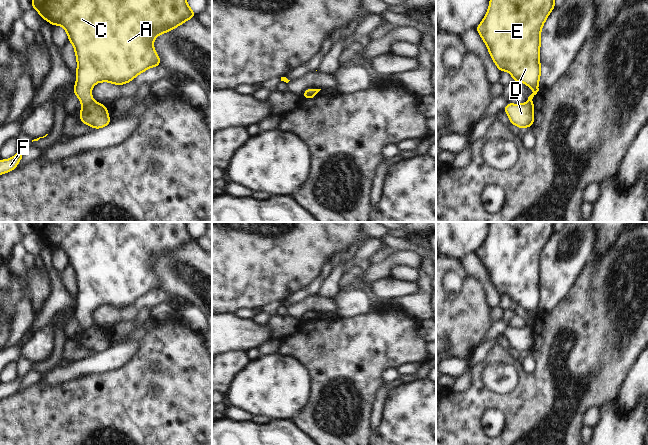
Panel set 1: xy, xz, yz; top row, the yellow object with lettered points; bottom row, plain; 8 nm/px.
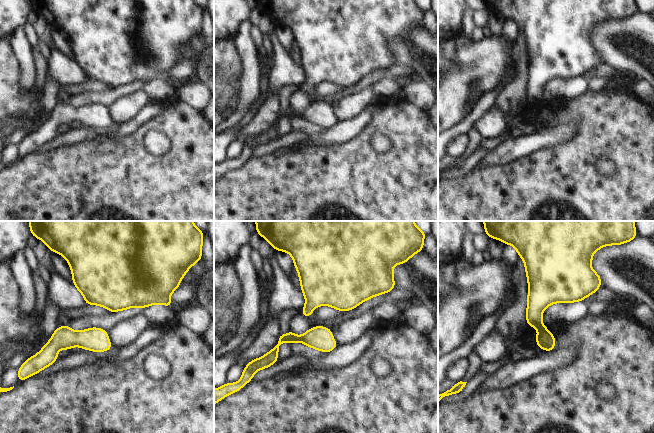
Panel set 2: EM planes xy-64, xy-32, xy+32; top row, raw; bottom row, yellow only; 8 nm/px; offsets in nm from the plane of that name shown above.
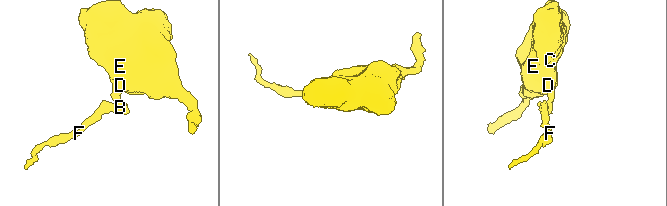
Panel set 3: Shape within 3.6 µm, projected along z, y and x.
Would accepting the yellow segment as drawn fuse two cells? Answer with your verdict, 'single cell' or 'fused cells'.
fused cells

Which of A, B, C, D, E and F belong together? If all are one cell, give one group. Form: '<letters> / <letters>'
A C D E / B F

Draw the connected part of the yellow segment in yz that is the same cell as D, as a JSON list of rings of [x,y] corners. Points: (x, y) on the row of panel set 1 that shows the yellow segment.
[[[490,0],[489,8],[481,23],[475,28],[488,48],[489,54],[500,72],[507,71],[514,82],[526,84],[534,92],[528,97],[532,102],[533,97],[539,91],[539,79],[541,77],[540,46],[541,29],[552,10],[555,8],[555,0]]]

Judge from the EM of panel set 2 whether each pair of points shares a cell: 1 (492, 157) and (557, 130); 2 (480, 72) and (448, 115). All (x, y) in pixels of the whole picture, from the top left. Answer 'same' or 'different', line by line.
1: same
2: same

